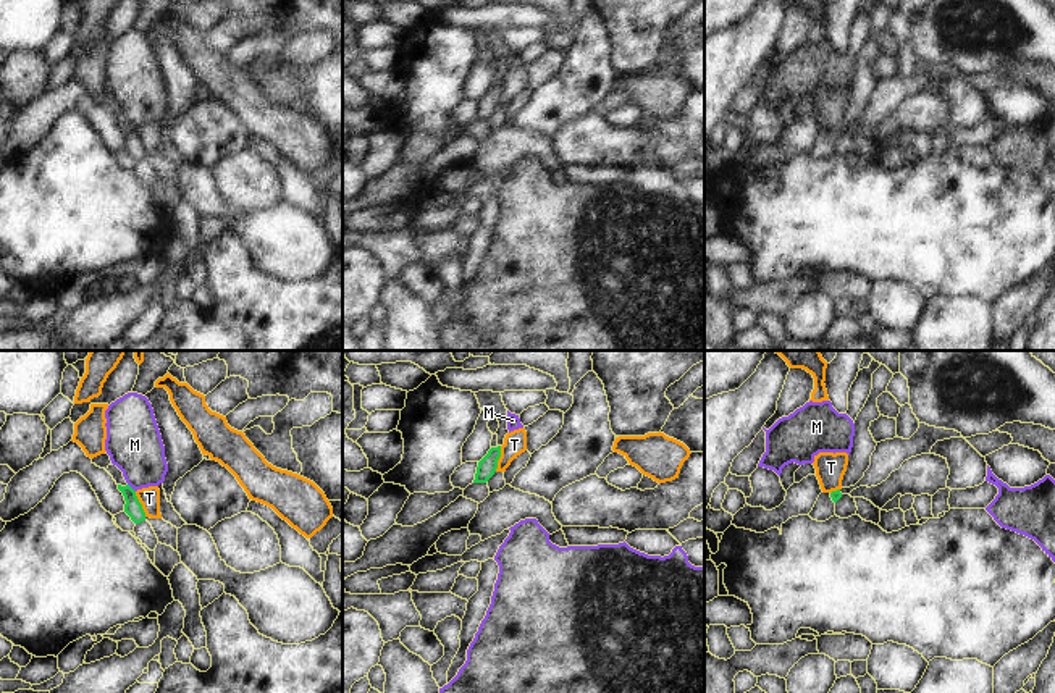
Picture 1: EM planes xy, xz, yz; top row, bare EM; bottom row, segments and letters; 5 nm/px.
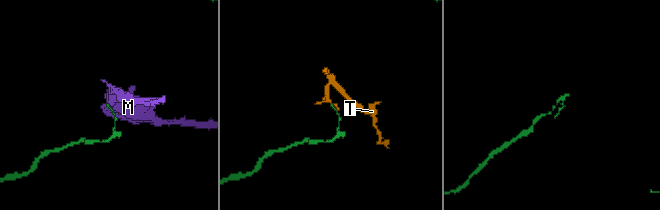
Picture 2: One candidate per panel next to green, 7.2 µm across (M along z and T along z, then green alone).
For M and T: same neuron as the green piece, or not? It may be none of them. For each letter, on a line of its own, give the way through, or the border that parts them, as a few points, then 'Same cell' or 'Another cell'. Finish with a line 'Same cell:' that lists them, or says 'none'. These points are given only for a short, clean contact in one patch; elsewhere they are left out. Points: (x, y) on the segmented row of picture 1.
M: Another cell
T: Boundary: xy (134, 491), (146, 516). Another cell
Same cell: none.

